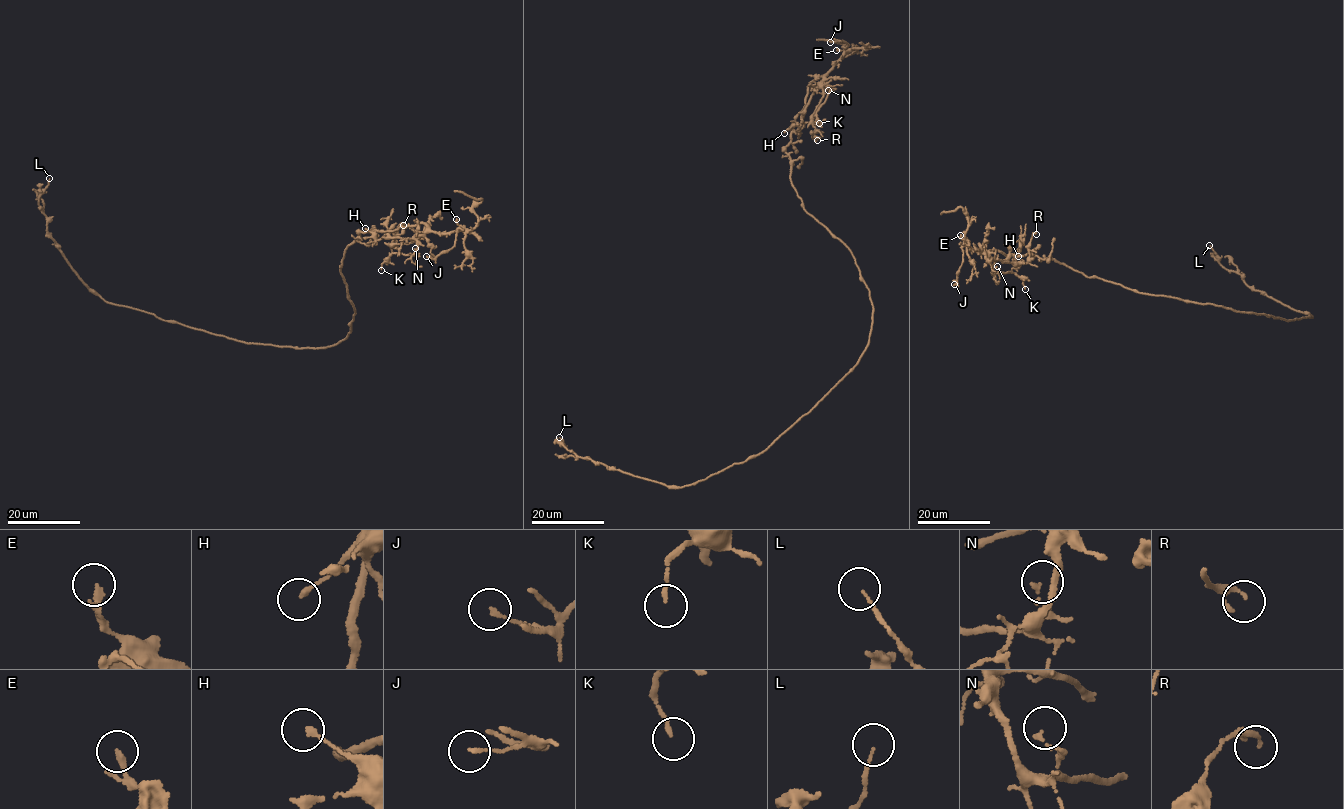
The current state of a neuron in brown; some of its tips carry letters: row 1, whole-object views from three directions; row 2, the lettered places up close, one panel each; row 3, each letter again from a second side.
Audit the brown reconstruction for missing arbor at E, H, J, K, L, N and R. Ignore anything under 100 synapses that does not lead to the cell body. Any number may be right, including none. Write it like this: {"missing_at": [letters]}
{"missing_at": []}

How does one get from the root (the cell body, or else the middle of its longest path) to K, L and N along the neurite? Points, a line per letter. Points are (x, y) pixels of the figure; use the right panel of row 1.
K: (1230, 309), (1140, 293), (1054, 260), (1006, 256), (979, 244), (994, 271), (1021, 277), (1025, 289)
L: (1230, 309), (1288, 321), (1312, 316), (1253, 289), (1245, 283), (1243, 276), (1222, 267), (1209, 245)
N: (1230, 309), (1140, 293), (1054, 260), (1006, 256), (979, 244), (994, 271), (997, 266)

